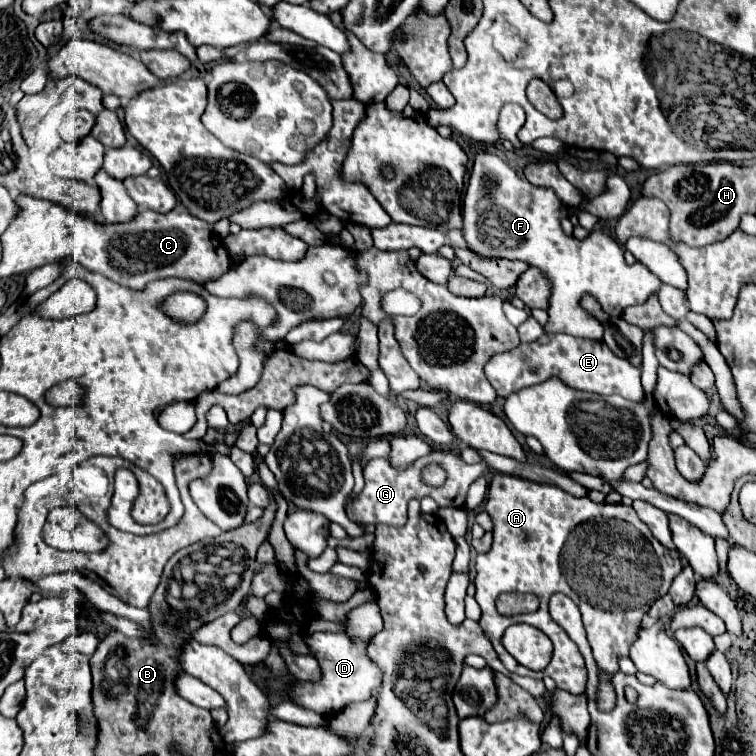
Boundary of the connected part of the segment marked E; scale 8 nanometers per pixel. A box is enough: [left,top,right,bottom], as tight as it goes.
[485,334,645,404]

